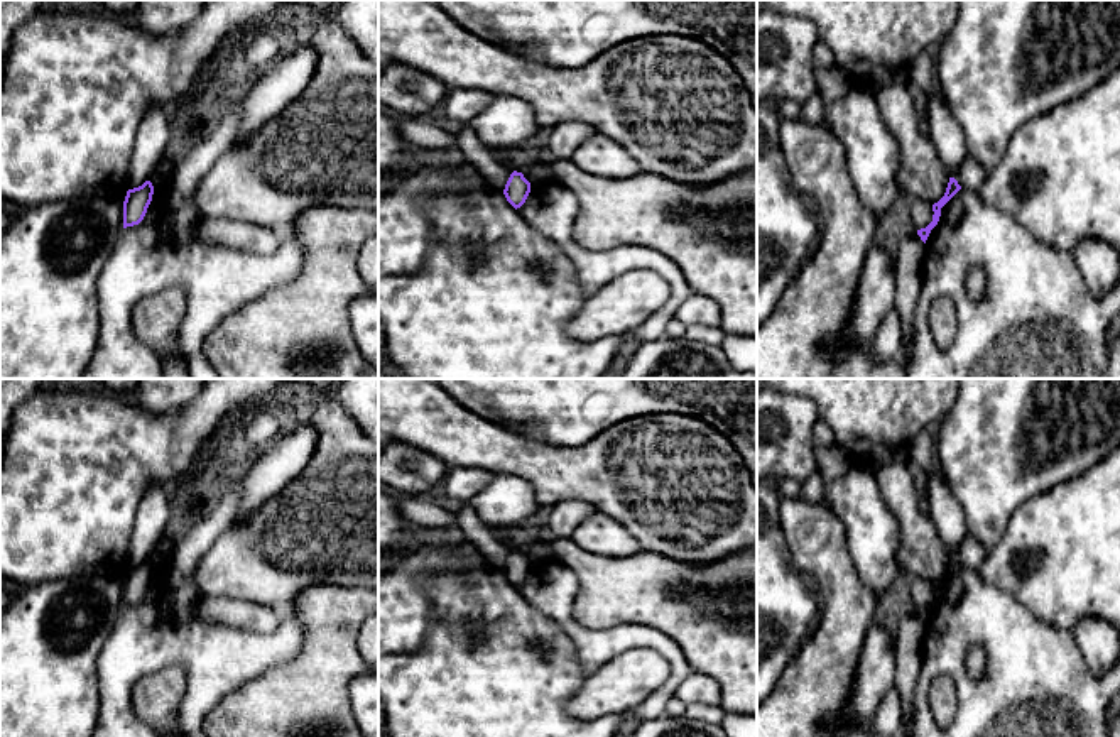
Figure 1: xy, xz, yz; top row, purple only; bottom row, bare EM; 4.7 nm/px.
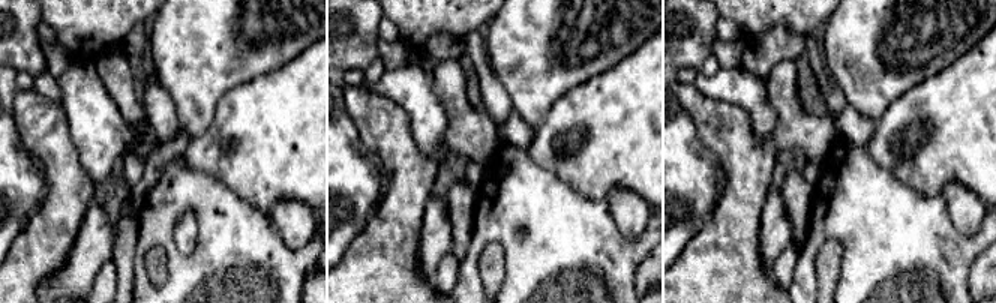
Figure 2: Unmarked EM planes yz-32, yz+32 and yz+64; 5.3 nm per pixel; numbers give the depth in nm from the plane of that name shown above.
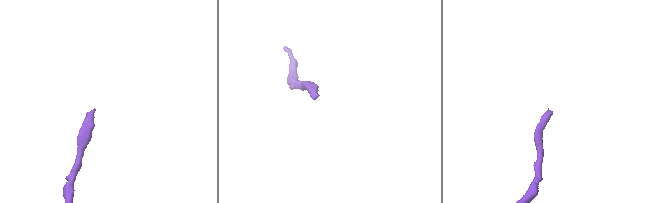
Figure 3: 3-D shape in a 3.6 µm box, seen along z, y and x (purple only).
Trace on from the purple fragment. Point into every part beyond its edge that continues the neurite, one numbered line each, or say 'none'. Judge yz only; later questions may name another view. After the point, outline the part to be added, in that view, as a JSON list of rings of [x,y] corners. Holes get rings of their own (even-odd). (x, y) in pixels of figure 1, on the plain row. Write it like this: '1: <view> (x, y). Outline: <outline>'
1: yz (970, 553). Outline: [[[966,534],[953,556],[961,566],[978,570],[987,556],[987,549],[971,534]]]

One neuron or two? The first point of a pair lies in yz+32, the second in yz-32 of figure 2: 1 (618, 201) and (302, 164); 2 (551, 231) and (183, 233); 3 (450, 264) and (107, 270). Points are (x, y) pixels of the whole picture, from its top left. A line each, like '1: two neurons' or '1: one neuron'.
1: two neurons
2: two neurons
3: one neuron

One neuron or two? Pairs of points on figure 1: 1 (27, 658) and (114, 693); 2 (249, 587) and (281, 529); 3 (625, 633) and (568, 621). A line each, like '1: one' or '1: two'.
1: two
2: one
3: one

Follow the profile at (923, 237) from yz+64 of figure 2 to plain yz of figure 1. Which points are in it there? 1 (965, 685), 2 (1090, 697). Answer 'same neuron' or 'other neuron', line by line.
1: same neuron
2: same neuron

